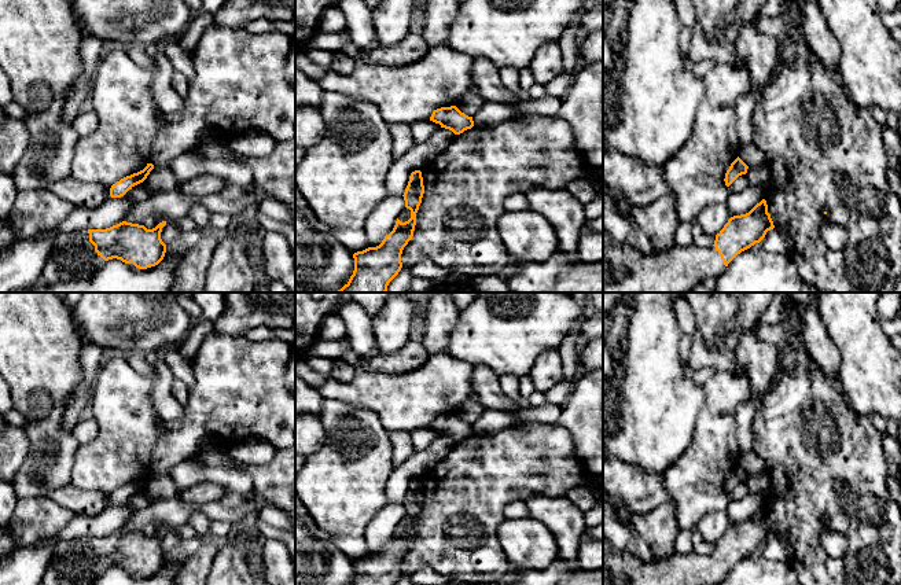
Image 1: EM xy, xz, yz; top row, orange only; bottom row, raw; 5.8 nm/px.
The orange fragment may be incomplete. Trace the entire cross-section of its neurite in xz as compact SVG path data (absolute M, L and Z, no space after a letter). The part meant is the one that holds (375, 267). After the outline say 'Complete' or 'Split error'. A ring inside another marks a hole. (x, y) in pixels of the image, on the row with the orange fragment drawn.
M420 170L409 176L404 192L405 207L411 210L411 218L401 222L398 218L393 231L385 236L376 247L368 247L353 254L354 271L349 282L337 292L386 292L389 283L402 268L401 254L413 236L416 213L424 194Z. Complete

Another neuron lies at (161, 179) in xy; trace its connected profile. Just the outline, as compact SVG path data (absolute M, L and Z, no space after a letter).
M166 166L154 168L147 179L143 181L150 190L147 191L148 198L159 192L170 191L177 185L177 179L172 169Z

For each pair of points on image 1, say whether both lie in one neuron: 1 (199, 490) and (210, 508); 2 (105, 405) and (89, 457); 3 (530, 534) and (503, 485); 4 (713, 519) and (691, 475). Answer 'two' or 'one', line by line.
1: two
2: one
3: two
4: two

